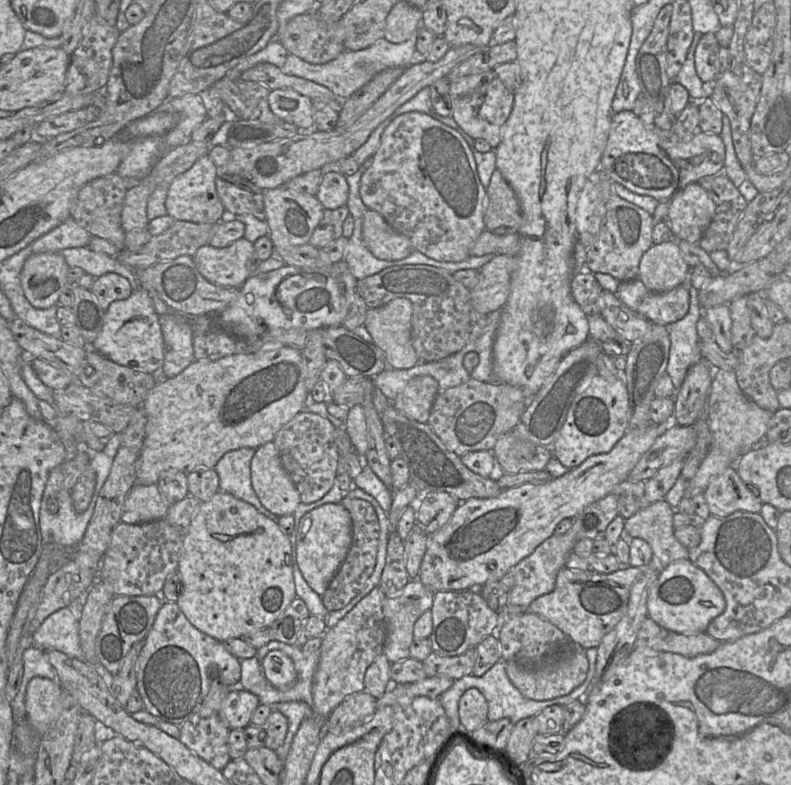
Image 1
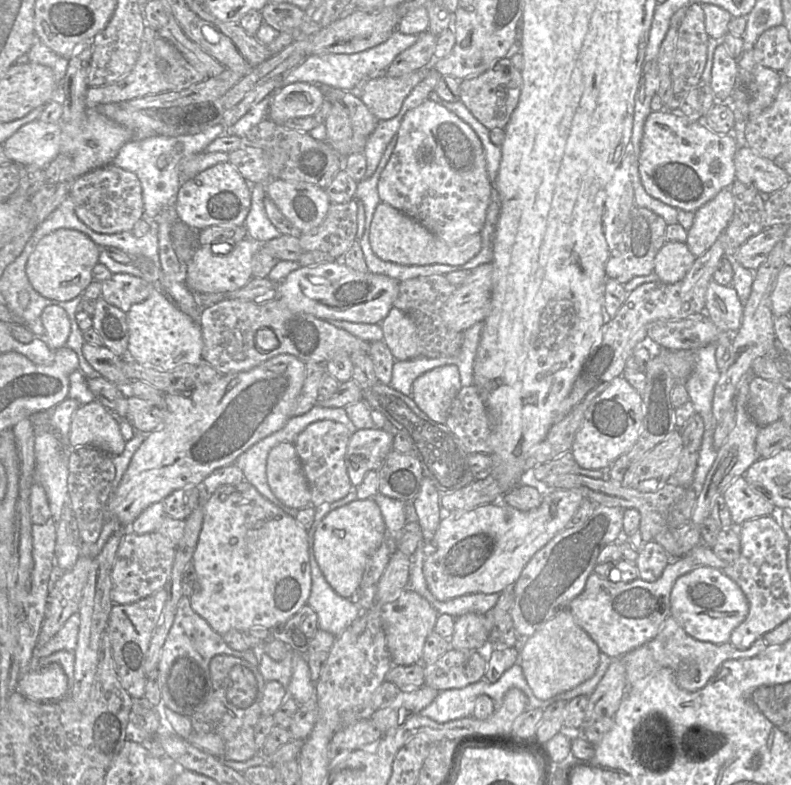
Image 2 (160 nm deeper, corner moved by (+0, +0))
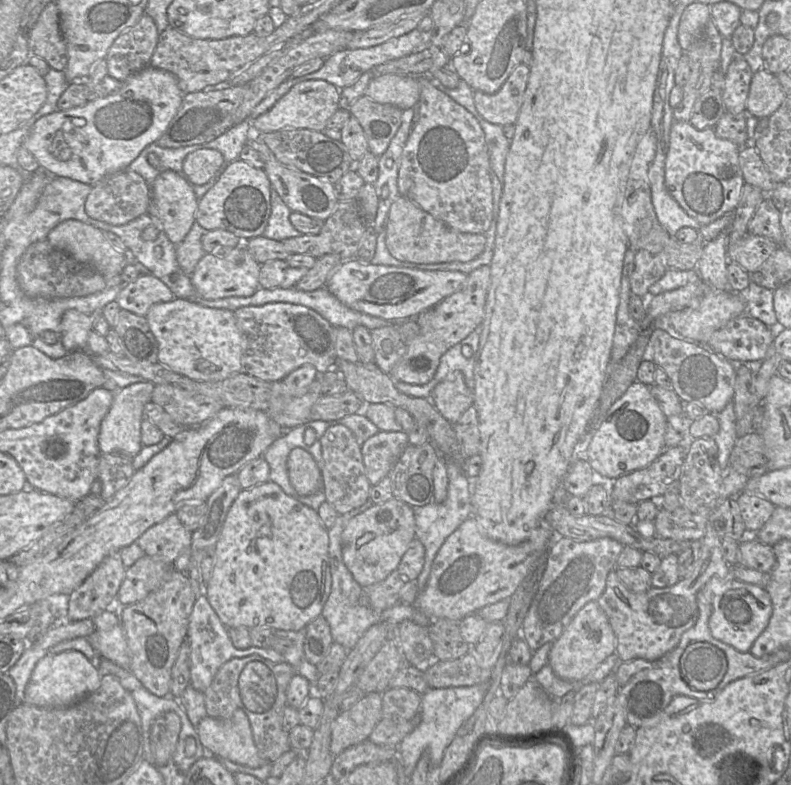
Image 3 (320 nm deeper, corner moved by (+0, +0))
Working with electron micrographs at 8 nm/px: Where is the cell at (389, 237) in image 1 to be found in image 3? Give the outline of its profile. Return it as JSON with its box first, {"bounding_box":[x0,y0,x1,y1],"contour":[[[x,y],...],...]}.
{"bounding_box":[386,197,485,264],"contour":[[[398,197],[391,205],[386,221],[386,246],[389,253],[400,261],[418,264],[468,262],[485,249],[484,233],[455,231],[405,197]]]}

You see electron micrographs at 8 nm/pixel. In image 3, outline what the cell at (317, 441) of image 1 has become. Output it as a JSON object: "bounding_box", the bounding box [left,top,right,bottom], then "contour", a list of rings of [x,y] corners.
{"bounding_box":[319,425,370,514],"contour":[[[343,425],[329,427],[320,438],[322,460],[319,470],[323,481],[326,502],[330,503],[338,514],[345,514],[362,506],[369,500],[370,484],[363,463],[360,446],[353,433]]]}

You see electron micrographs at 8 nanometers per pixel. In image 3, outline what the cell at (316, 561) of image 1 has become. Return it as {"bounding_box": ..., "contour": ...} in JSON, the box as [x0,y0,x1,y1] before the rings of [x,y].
{"bounding_box":[341,498,414,588],"contour":[[[392,498],[384,503],[372,505],[349,520],[341,534],[343,561],[356,582],[362,588],[367,588],[384,580],[397,568],[414,538],[414,508]]]}

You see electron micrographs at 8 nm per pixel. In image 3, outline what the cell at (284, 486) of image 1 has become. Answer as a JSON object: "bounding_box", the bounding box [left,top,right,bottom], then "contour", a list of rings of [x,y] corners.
{"bounding_box":[287,448,322,495],"contour":[[[294,448],[287,458],[290,484],[299,495],[312,495],[322,489],[322,477],[313,457],[302,448]]]}

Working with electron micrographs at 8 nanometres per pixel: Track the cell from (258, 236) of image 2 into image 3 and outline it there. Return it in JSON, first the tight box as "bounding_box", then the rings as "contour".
{"bounding_box":[263,188,301,241],"contour":[[[274,188],[270,191],[271,213],[263,236],[268,239],[282,241],[301,235],[289,220],[291,210],[285,205]]]}

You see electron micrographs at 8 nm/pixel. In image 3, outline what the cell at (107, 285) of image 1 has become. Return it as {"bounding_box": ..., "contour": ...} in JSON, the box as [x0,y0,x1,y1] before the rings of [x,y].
{"bounding_box":[115,273,174,317],"contour":[[[142,273],[135,281],[124,284],[115,302],[121,309],[145,317],[152,305],[169,302],[174,297],[163,281],[150,273]]]}

